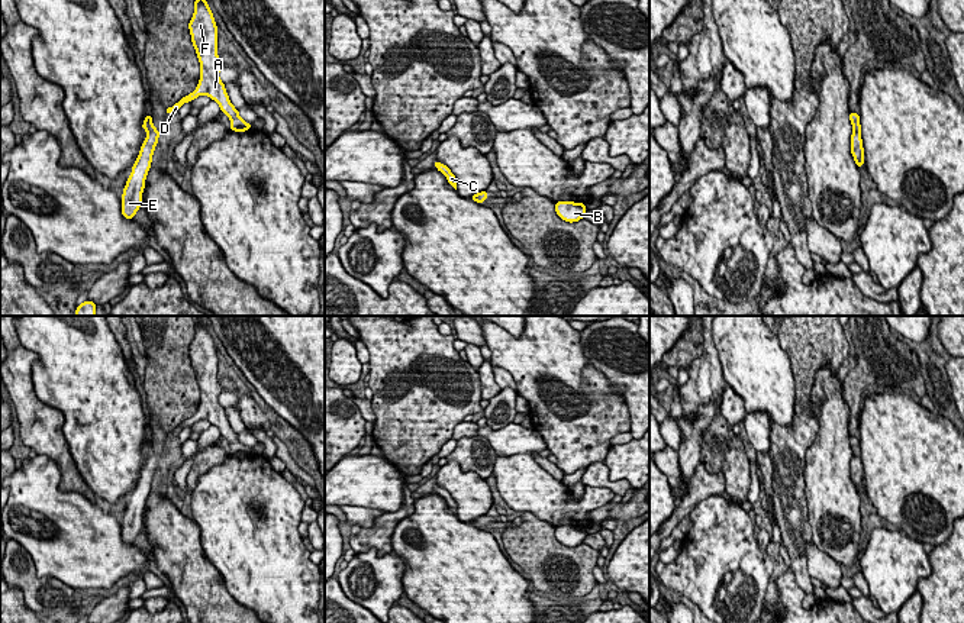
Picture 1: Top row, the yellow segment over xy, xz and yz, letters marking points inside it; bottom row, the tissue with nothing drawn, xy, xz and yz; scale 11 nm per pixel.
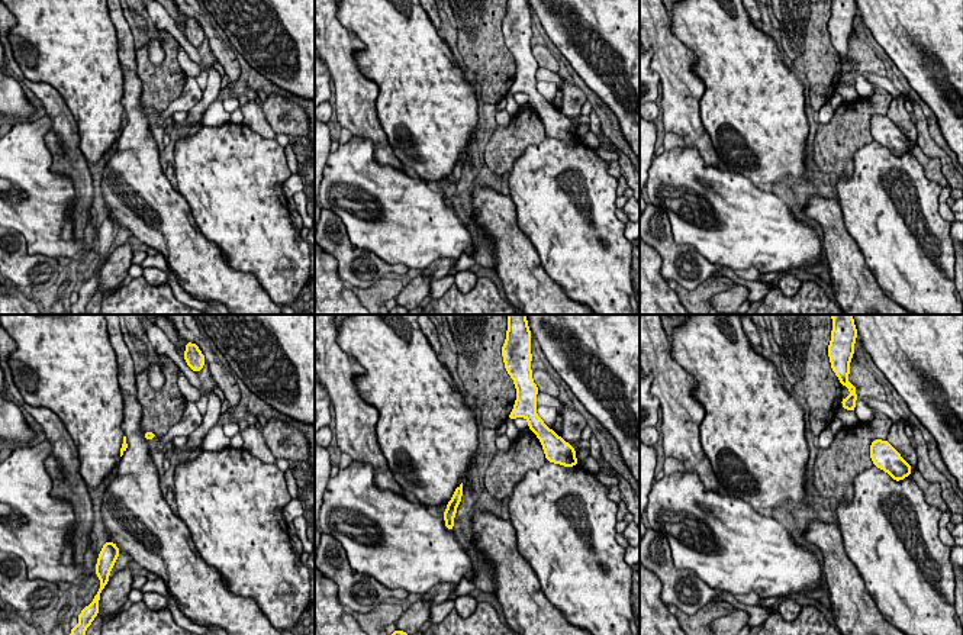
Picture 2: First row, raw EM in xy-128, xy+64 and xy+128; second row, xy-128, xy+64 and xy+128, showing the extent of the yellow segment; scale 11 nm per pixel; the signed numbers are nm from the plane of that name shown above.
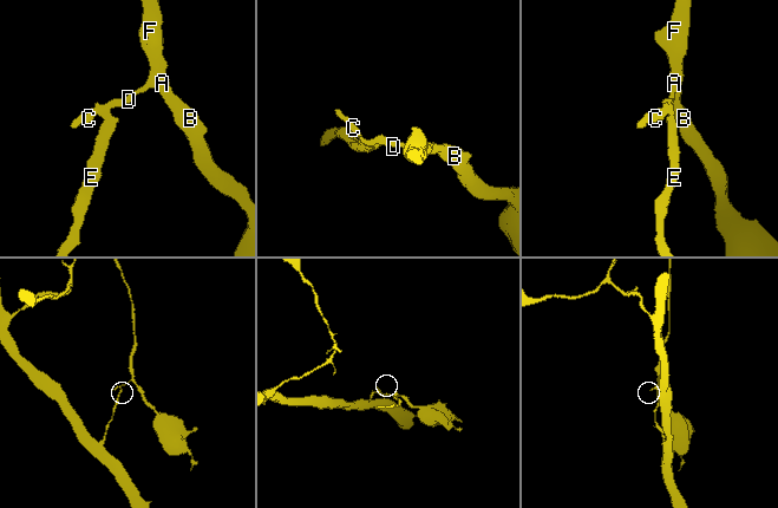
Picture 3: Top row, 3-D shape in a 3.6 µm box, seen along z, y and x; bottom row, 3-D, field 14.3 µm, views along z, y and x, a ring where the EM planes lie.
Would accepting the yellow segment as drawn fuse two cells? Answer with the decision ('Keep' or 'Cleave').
Cleave

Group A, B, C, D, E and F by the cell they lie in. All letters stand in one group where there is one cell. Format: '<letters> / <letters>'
A B C D F / E

